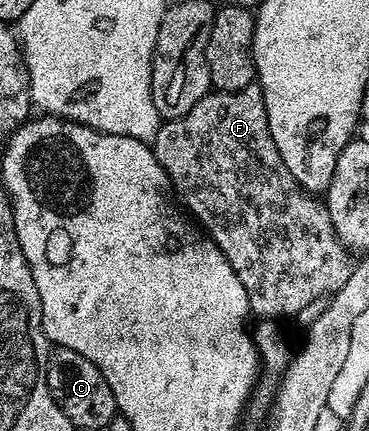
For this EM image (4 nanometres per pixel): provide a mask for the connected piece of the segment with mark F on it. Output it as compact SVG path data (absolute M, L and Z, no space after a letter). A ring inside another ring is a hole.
M258 82L249 83L247 87L239 91L211 90L200 101L196 101L196 105L192 105L192 109L188 109L188 113L184 113L178 119L165 120L153 137L152 146L156 161L160 161L167 179L170 180L173 194L177 196L180 203L180 198L182 198L181 206L193 216L197 226L217 245L220 253L224 253L224 257L228 261L228 265L232 265L236 277L240 277L240 285L244 285L244 293L248 293L251 316L259 315L257 318L262 321L278 321L281 320L281 315L297 317L309 303L315 303L338 291L340 285L344 285L344 281L348 281L352 266L351 252L339 241L325 202L305 191L288 173L288 167L284 165L284 161L280 157L280 149L276 149L276 141L272 141L272 133L268 129L268 113L264 105L264 93Z

